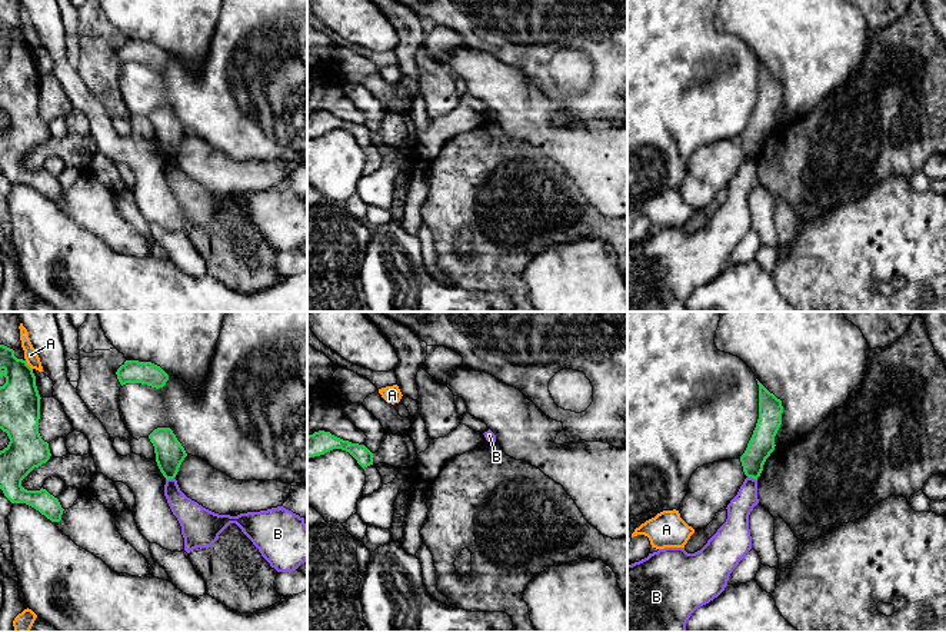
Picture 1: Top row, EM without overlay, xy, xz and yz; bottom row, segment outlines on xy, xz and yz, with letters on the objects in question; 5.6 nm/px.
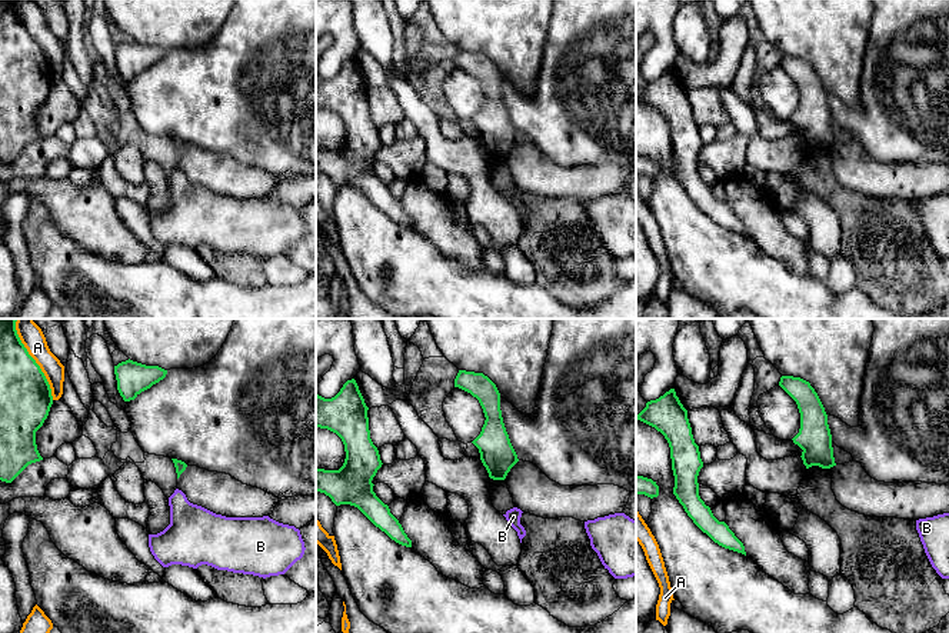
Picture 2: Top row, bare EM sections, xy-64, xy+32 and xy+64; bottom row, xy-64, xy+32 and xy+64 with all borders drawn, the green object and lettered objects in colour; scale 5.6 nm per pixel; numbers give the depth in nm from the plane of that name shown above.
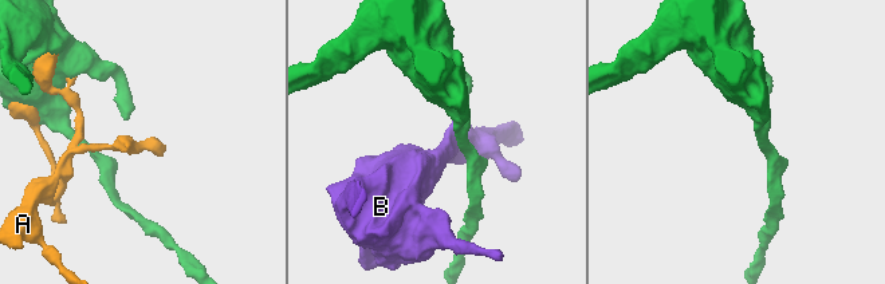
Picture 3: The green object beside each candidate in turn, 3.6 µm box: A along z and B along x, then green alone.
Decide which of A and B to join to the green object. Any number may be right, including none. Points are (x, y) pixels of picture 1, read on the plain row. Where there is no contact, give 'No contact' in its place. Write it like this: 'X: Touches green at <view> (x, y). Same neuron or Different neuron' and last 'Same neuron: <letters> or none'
A: Touches green at xy (27, 45). Different neuron
B: Touches green at yz (752, 156). Different neuron
Same neuron: none

